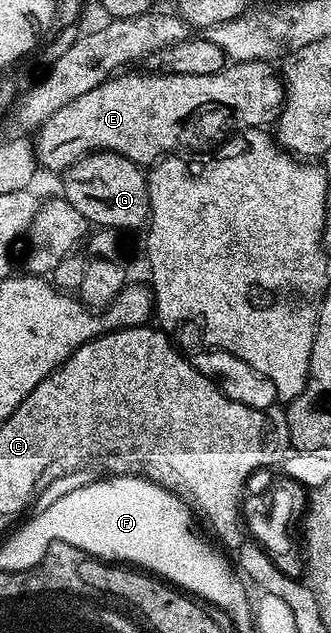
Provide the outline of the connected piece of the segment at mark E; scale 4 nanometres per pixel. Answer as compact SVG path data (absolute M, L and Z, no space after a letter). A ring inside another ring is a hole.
M258 60L230 62L216 74L176 74L157 70L146 70L143 76L138 72L130 72L127 76L114 74L95 89L56 110L43 122L32 140L35 161L48 171L61 174L84 155L115 152L133 164L150 166L163 156L181 153L181 148L202 148L239 130L265 129L277 121L286 100L285 87L275 73L274 76L270 73L270 68L267 61Z

